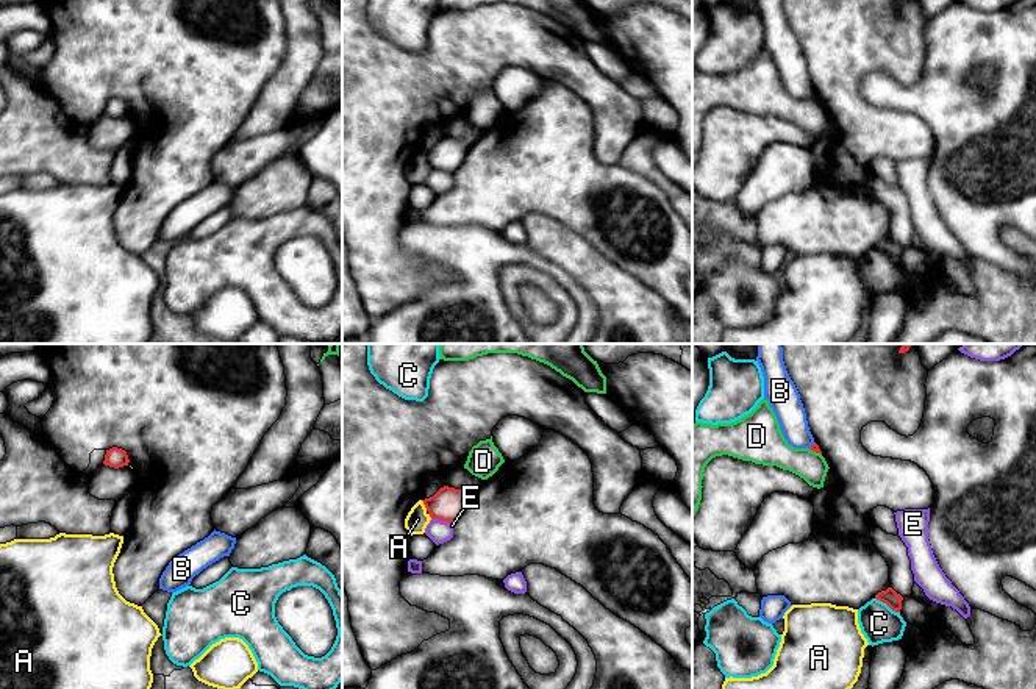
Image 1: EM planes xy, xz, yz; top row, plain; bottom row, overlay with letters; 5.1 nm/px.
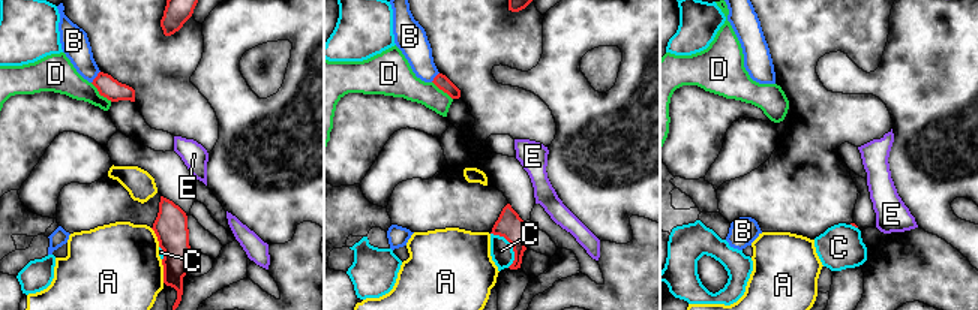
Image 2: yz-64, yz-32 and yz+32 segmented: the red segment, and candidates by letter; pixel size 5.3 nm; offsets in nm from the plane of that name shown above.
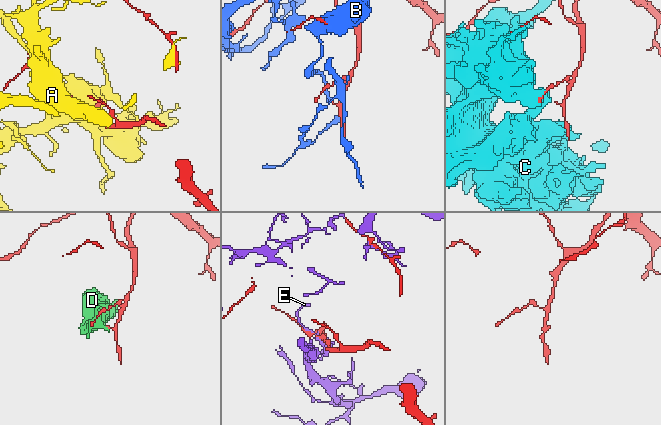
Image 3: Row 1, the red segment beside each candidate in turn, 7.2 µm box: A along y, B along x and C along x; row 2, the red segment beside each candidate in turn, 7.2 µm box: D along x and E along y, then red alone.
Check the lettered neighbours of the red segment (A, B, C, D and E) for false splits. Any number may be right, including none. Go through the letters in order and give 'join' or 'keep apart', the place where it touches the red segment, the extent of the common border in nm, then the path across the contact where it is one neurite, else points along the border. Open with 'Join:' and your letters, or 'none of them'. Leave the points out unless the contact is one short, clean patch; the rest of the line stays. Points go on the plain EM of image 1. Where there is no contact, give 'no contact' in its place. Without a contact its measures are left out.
Join: none of them
A: keep apart; meets red in xz at (424, 153); contact 70 nm long
B: keep apart; meets red in yz at (811, 96); contact 50 nm long
C: keep apart; meets red in yz at (888, 255); contact 150 nm long
D: keep apart; meets red in yz at (814, 100); contact 80 nm long; border along yz (808, 99), (821, 105)
E: keep apart; meets red in xz at (441, 169); contact 110 nm long

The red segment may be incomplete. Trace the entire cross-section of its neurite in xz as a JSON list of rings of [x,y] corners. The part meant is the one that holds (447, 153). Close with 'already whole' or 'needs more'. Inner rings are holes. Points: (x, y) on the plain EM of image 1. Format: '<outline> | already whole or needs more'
[[[444,136],[422,152],[431,169],[453,173],[463,164],[467,150],[469,145],[464,141]]] | already whole

